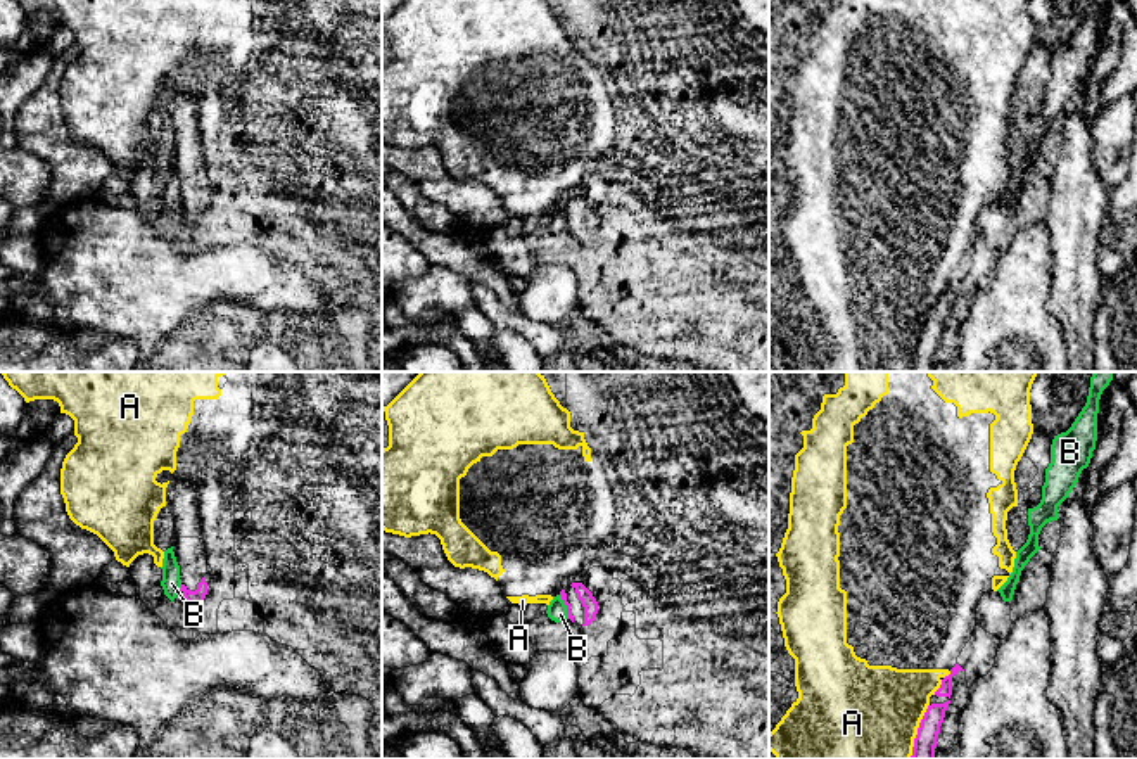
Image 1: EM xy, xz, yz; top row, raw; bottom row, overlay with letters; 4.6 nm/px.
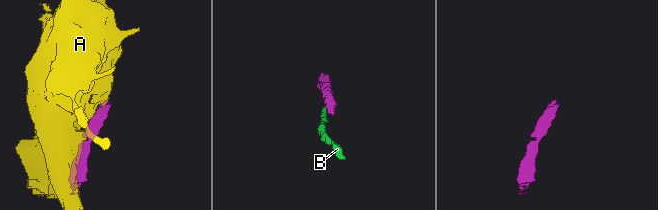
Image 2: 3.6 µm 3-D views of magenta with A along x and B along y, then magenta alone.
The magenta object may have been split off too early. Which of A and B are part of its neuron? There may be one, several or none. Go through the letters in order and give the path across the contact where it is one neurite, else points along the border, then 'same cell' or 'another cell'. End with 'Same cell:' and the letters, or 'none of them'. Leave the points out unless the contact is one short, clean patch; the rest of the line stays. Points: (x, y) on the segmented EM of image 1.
A: another cell
B: border xy (180, 585), (182, 590); another cell
Same cell: none of them

